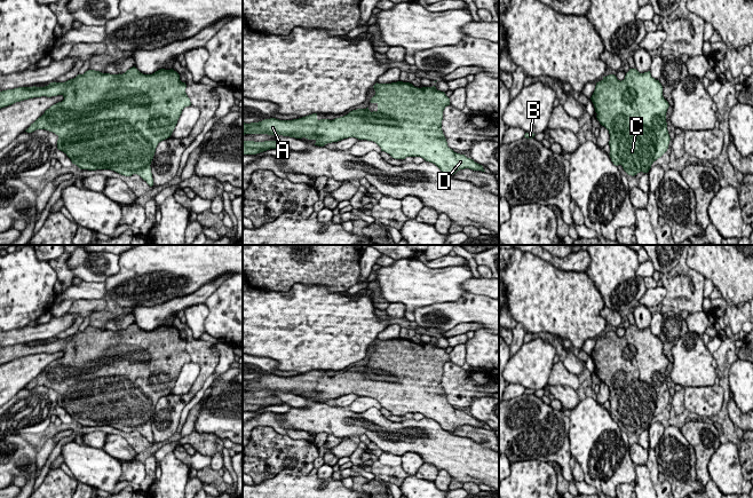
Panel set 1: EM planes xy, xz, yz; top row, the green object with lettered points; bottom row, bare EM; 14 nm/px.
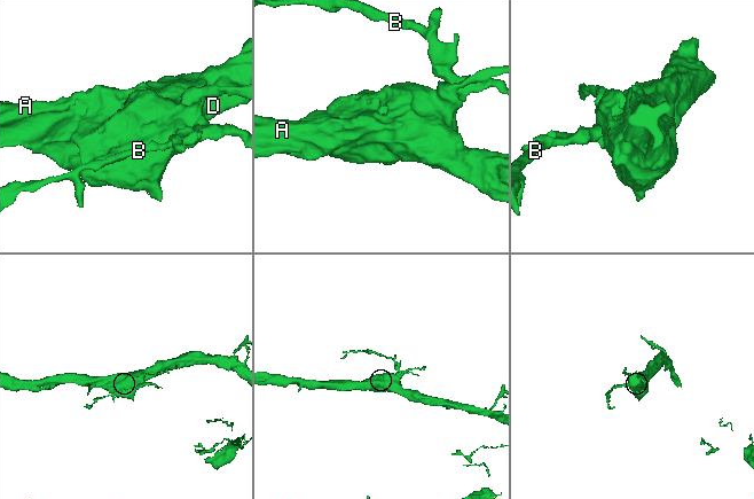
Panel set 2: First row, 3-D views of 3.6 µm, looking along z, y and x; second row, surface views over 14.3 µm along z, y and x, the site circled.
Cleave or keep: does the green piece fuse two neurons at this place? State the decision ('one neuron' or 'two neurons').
one neuron

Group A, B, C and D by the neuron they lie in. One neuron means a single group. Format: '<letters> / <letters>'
A B C D

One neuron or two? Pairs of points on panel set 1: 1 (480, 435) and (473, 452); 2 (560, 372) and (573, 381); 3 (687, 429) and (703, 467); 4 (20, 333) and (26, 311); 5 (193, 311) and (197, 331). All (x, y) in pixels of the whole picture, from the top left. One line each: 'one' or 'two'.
1: two
2: one
3: one
4: two
5: one

